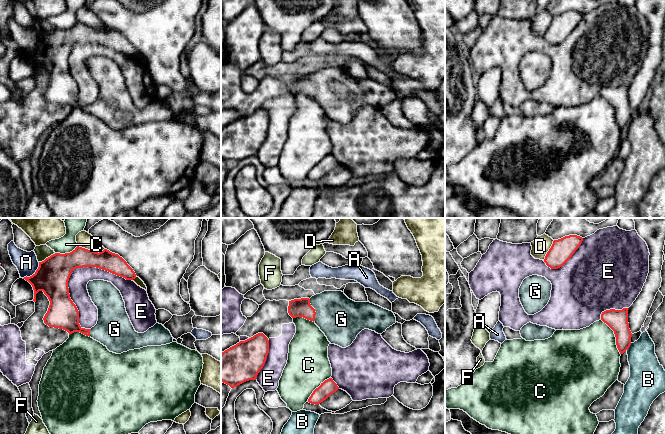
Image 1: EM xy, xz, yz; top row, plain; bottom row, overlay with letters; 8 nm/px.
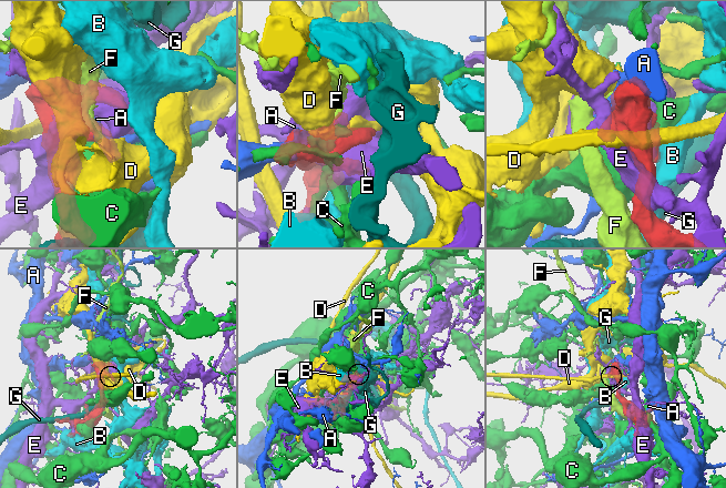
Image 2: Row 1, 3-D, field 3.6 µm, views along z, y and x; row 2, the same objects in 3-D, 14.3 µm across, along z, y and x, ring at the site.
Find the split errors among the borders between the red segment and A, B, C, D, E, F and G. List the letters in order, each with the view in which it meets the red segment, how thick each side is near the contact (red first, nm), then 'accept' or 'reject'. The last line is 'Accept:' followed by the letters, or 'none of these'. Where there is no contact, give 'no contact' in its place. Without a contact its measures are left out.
A: meets red in xy; 260 nm thick on the red side, 180 nm on the other; reject
B: meets red in yz; 170 nm thick on the red side, 260 nm on the other; reject
C: meets red in yz; 170 nm thick on the red side, 440 nm on the other; reject
D: meets red in xy; 180 nm thick on the red side, 130 nm on the other; reject
E: meets red in xy; 260 nm thick on the red side, 160 nm on the other; reject
F: meets red in xy; 260 nm thick on the red side, 120 nm on the other; reject
G: meets red in xz; 140 nm thick on the red side, 360 nm on the other; accept
Accept: G

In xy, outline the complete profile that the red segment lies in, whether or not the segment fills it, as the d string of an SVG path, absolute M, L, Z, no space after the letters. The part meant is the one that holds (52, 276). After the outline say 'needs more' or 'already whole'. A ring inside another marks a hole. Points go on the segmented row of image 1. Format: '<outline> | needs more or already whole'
M77 246L70 253L51 255L39 262L32 276L23 278L33 287L34 302L39 291L43 291L50 301L43 318L46 325L63 329L69 335L80 332L116 354L173 342L170 331L159 323L144 333L136 332L120 291L111 282L104 280L93 280L87 284L89 296L98 309L98 321L91 329L82 328L79 324L79 311L70 298L68 281L74 269L83 267L96 267L126 280L136 278L127 262L107 249L98 253Z | needs more

